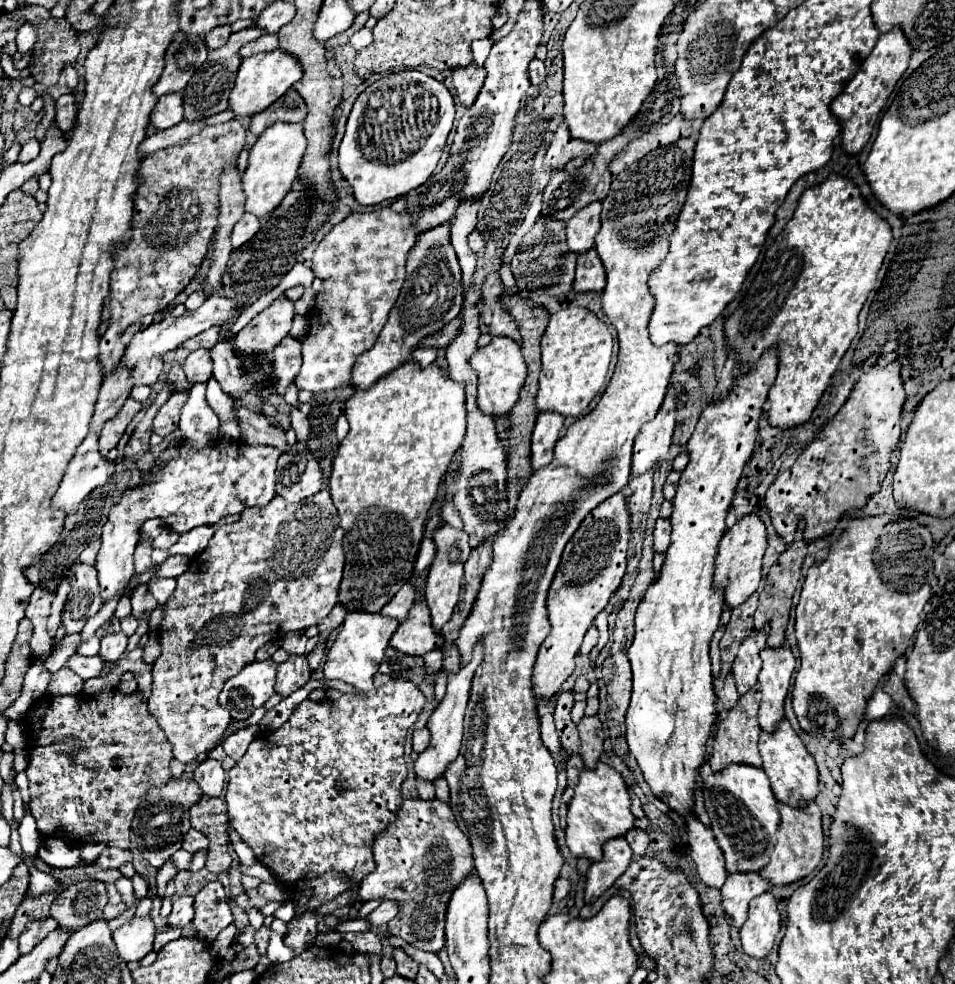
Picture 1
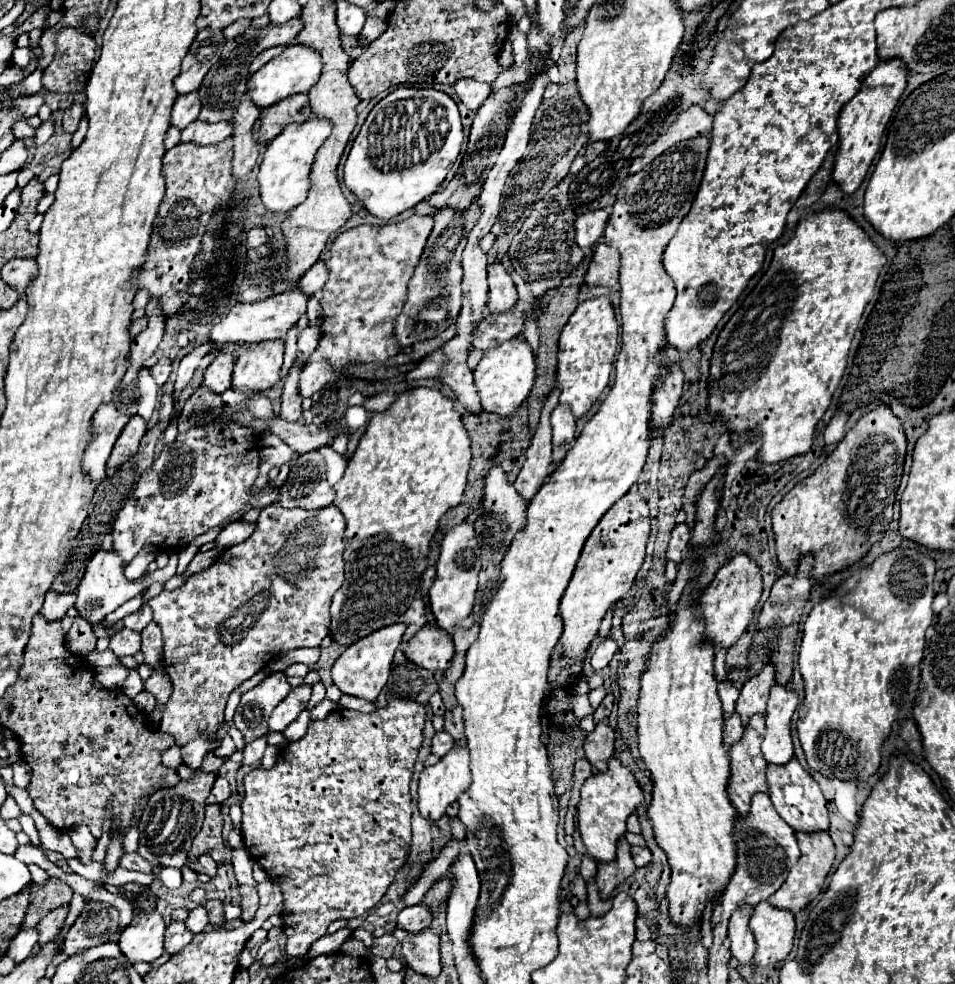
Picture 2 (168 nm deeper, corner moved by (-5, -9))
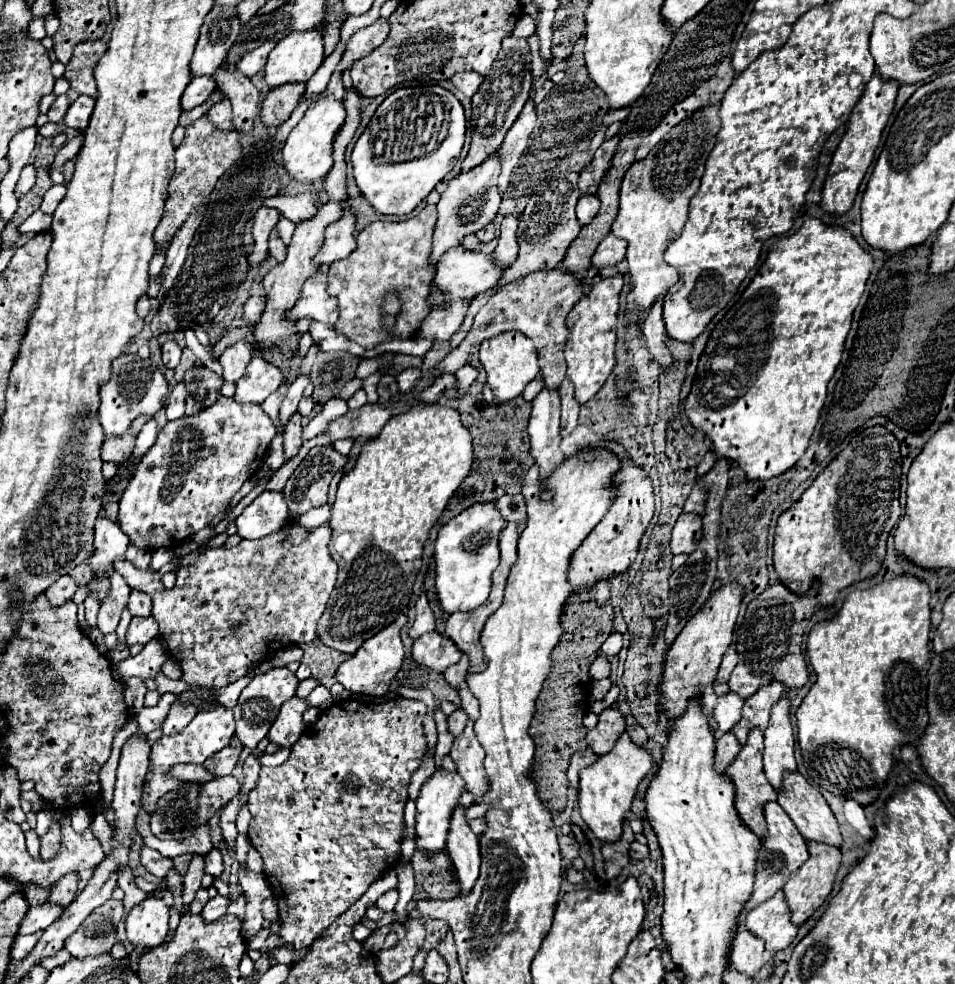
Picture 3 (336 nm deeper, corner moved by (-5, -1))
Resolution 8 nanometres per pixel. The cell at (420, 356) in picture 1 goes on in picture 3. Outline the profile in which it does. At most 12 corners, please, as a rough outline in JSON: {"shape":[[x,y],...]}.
{"shape":[[332,398],[304,428],[304,440],[322,434],[322,428],[348,412],[346,400]]}

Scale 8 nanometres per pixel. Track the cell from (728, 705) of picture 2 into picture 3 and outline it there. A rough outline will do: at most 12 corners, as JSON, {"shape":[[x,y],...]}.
{"shape":[[718,696],[720,732],[730,732],[742,718],[740,696]]}

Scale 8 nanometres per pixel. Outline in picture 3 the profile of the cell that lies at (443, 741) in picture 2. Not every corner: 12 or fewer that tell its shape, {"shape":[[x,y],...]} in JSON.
{"shape":[[458,708],[448,716],[448,728],[454,736],[462,734],[468,714]]}

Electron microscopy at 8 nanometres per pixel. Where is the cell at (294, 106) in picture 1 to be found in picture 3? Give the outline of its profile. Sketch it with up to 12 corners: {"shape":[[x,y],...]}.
{"shape":[[304,84],[272,88],[264,126],[280,126],[304,98]]}

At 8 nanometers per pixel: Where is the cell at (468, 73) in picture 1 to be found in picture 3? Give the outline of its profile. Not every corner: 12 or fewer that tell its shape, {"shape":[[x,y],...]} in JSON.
{"shape":[[476,72],[454,74],[452,84],[464,94],[472,96],[482,76]]}

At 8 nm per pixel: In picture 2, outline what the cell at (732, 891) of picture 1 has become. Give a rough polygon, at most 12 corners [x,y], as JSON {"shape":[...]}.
{"shape":[[754,908],[730,916],[730,952],[740,964],[752,962],[756,950],[748,926]]}

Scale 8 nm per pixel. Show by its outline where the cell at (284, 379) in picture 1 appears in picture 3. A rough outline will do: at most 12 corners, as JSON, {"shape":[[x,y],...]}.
{"shape":[[296,412],[284,432],[286,462],[298,454],[302,446],[302,416]]}

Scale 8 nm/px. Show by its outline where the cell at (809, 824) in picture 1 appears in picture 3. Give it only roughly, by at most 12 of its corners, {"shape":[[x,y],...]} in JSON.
{"shape":[[808,842],[810,858],[784,886],[792,922],[826,904],[840,850]]}

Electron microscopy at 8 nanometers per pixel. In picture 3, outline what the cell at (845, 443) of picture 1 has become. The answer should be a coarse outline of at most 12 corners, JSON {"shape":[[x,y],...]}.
{"shape":[[866,428],[780,516],[774,568],[822,606],[878,574],[898,440]]}

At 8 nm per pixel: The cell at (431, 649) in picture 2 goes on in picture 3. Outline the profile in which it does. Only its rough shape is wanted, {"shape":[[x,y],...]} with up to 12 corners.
{"shape":[[438,632],[414,640],[412,658],[434,672],[462,652]]}

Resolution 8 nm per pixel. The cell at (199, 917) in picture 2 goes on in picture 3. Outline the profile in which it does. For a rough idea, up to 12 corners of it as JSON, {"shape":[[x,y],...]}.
{"shape":[[220,896],[204,906],[202,918],[218,920],[226,914],[230,898]]}

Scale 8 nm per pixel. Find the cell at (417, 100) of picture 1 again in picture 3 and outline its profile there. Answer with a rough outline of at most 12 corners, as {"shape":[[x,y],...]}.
{"shape":[[398,88],[352,152],[366,200],[408,216],[454,168],[464,108]]}

